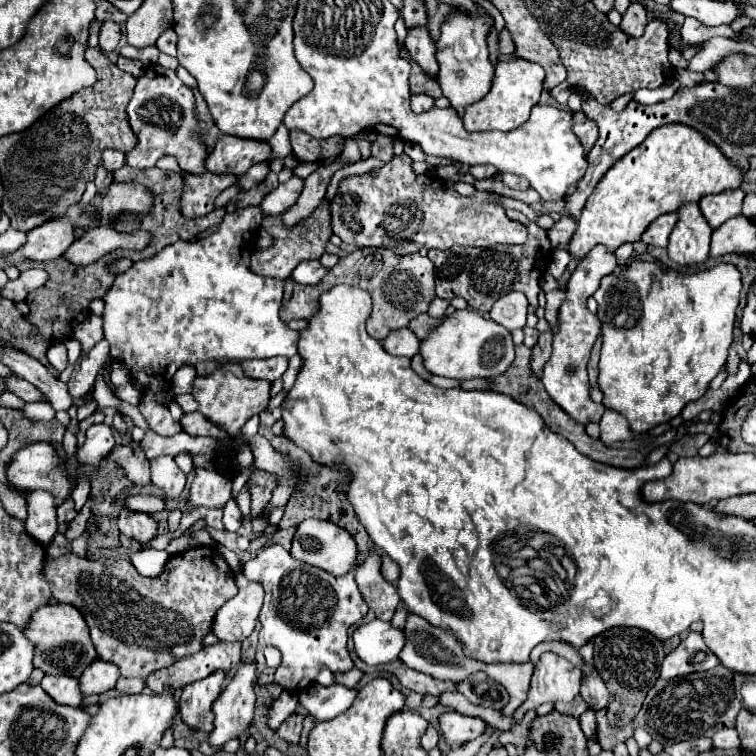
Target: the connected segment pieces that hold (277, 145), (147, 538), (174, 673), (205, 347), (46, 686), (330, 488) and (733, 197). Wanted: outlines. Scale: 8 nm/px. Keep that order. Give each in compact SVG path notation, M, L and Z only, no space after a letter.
M280 125L278 131L272 135L272 139L268 141L268 145L272 147L272 157L270 157L268 161L272 161L272 159L284 159L286 155L290 155L290 153L292 153L292 147L290 147L290 135L288 135L288 129L286 129L284 125Z
M126 511L126 515L120 515L118 527L120 527L122 535L126 535L142 545L148 545L158 535L158 523L154 519L150 519L150 515L138 513L138 511L130 511L130 519L128 519L128 511Z
M216 643L204 647L196 655L184 657L174 665L160 669L148 677L148 687L162 693L166 687L180 691L184 685L204 679L214 671L228 671L240 665L240 643Z
M260 207L238 209L224 215L218 231L206 239L198 241L178 241L162 249L156 257L134 263L128 271L118 273L114 285L104 295L106 303L106 325L104 339L110 343L110 353L114 359L122 359L136 385L142 387L144 397L140 403L140 413L148 421L150 429L162 437L172 437L180 433L178 421L172 421L168 407L158 405L154 395L158 391L170 389L174 373L182 363L196 365L198 361L216 359L266 359L266 357L292 357L298 351L298 331L292 331L278 317L282 307L284 283L272 277L260 277L250 271L250 255L254 251L254 233L260 229L262 211Z
M46 675L46 677L42 679L40 687L42 687L58 705L80 707L80 703L82 703L82 695L80 695L80 689L78 689L78 679Z
M262 411L262 413L260 413L260 431L258 431L258 433L264 435L264 437L268 437L268 439L272 441L272 447L274 447L274 449L278 449L278 451L290 455L290 459L292 459L298 467L308 469L306 479L310 479L310 481L304 481L304 485L300 485L300 491L296 491L296 493L290 497L290 501L288 501L288 505L286 505L286 513L284 513L284 517L282 517L282 521L280 521L280 529L296 527L298 523L302 523L302 521L308 519L308 517L326 519L326 521L332 521L334 525L340 525L342 529L346 529L346 531L354 537L358 551L364 553L364 557L366 557L366 549L372 547L372 541L370 541L366 529L362 527L362 523L358 521L358 517L356 517L356 513L354 513L354 509L352 509L352 503L350 503L350 501L346 499L346 495L344 495L340 473L338 473L336 469L332 469L332 467L324 467L324 465L314 463L314 461L310 459L310 455L308 455L306 451L302 451L300 447L296 447L292 441L288 441L288 437L284 437L284 435L276 437L276 435L272 433L272 413L270 413L270 411Z
M732 189L732 191L718 193L718 195L702 197L698 207L700 207L704 219L708 221L708 225L712 229L718 229L728 219L740 215L742 199L744 199L744 193L740 189Z

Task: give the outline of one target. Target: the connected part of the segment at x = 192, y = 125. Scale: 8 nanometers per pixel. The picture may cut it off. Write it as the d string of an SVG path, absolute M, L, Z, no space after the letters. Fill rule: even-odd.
M152 65L144 71L134 87L134 97L126 107L130 125L134 135L138 137L138 145L128 153L128 165L136 169L154 167L156 161L164 155L174 155L180 167L188 173L204 173L206 149L196 135L196 117L194 117L194 95L192 91L178 79L178 75L160 65Z

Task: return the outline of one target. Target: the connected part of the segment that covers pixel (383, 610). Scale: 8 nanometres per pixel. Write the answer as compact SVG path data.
M370 549L370 555L358 565L354 579L364 601L376 613L376 617L382 621L390 621L400 603L400 597L396 587L388 583L380 573L382 555L384 553L380 549Z

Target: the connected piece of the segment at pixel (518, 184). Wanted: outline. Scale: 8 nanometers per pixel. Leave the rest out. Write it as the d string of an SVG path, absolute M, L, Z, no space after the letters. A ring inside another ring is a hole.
M498 173L500 175L500 179L502 179L502 183L504 185L508 185L508 187L512 187L512 189L528 189L530 185L528 185L528 181L524 181L524 177L516 177L516 175L512 175L512 173Z

